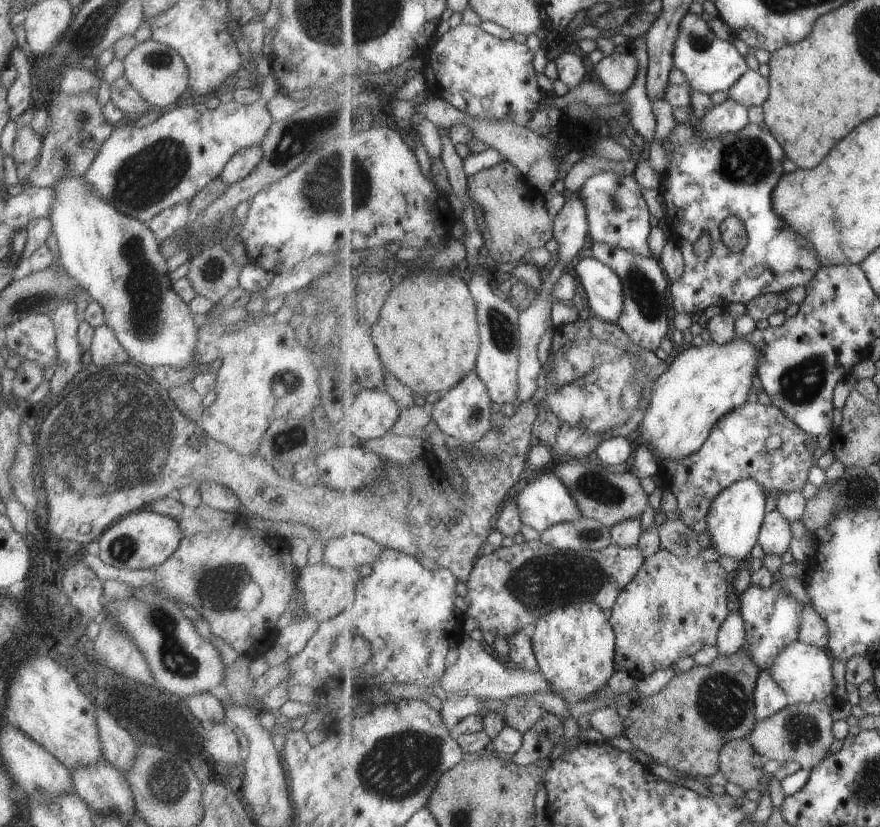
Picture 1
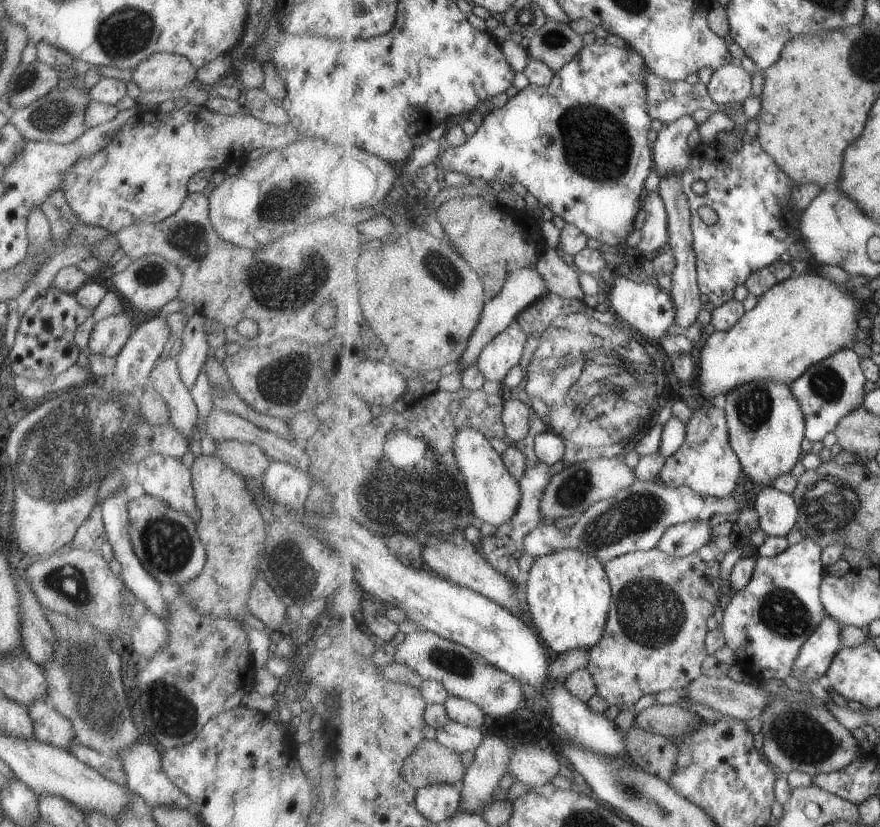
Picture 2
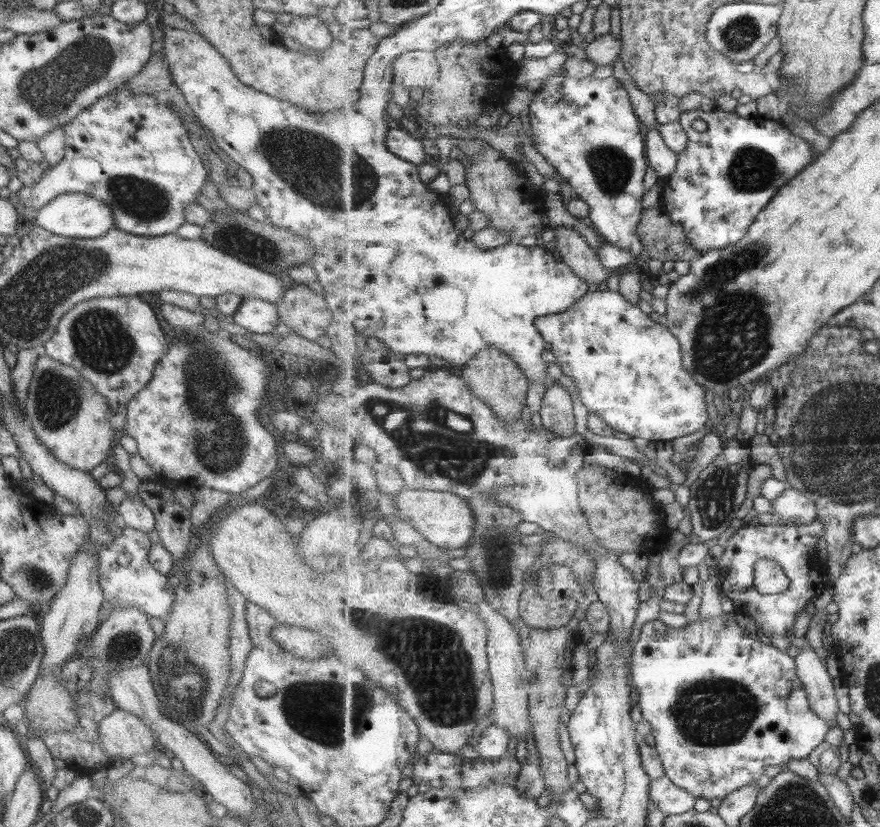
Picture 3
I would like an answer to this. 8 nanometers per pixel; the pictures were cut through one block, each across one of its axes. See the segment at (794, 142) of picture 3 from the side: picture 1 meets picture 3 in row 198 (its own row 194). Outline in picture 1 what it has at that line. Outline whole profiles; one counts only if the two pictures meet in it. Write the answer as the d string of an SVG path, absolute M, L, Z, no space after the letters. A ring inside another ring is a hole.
M691 86L689 88L692 90L690 107L693 109L694 117L683 124L677 124L663 142L663 150L669 160L668 177L662 186L662 196L667 208L665 217L669 220L673 232L677 234L677 242L686 262L685 272L672 282L669 288L672 310L689 315L703 313L709 306L715 305L722 310L727 310L731 303L747 305L763 294L783 293L794 286L807 286L823 267L814 244L800 235L774 210L773 192L785 174L783 160L787 159L782 143L775 138L766 123L750 122L739 132L727 133L715 138L704 139L695 135L700 120L716 104L710 94L696 91ZM729 216L736 216L742 220L749 237L747 245L739 253L731 252L729 246L721 240L721 224ZM703 232L707 232L712 239L712 252L706 260L701 260L693 250L697 238Z

